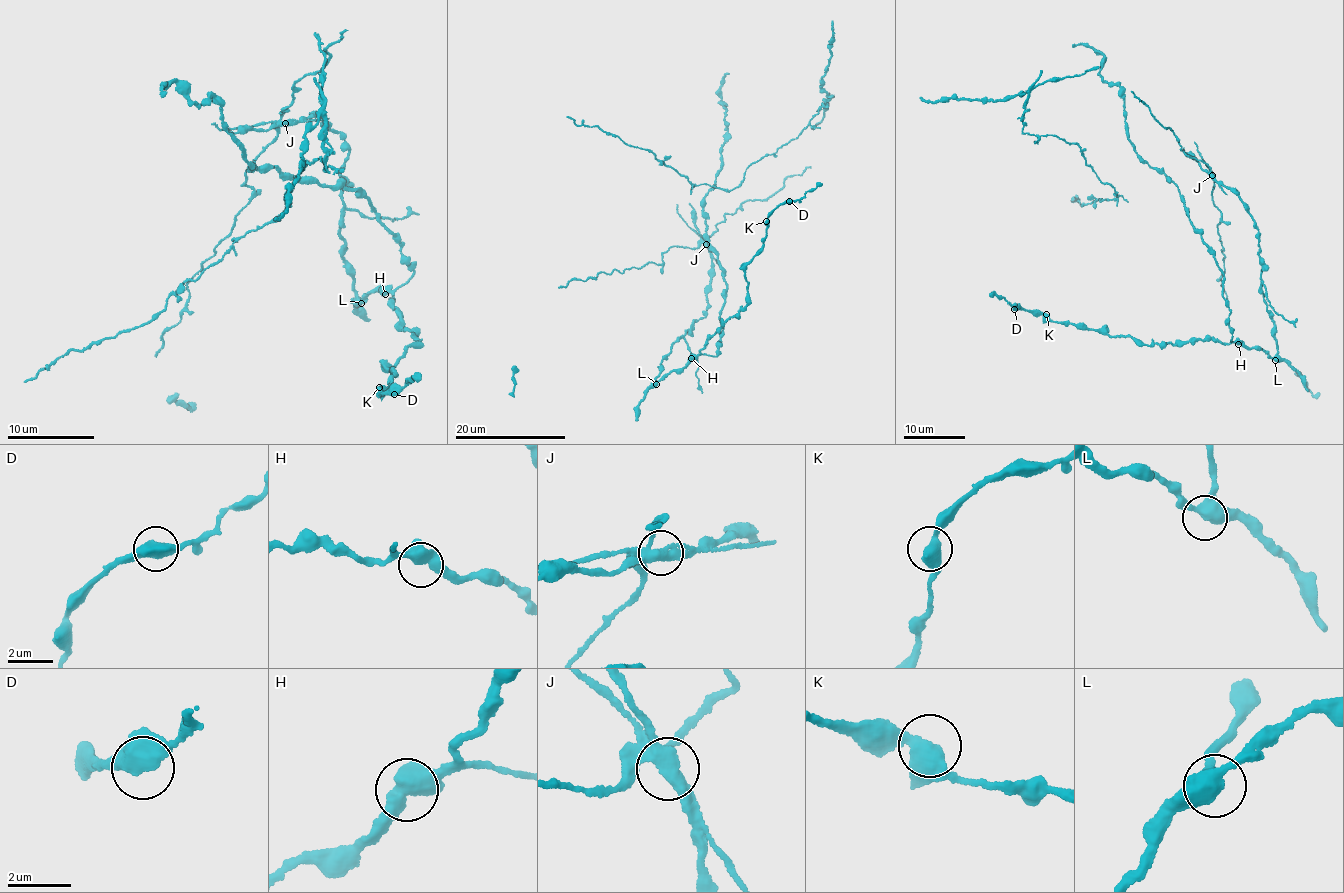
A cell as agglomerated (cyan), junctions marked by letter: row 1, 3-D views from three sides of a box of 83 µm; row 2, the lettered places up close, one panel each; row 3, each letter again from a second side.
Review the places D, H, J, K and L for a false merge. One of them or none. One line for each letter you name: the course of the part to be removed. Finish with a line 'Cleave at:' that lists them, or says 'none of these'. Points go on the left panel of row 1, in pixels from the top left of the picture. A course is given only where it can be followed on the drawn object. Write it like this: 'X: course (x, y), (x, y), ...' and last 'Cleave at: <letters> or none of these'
Cleave at: J

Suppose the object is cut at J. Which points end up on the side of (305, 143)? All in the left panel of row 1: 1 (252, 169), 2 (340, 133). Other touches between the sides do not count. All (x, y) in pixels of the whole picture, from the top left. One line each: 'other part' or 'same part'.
1: other part
2: other part

